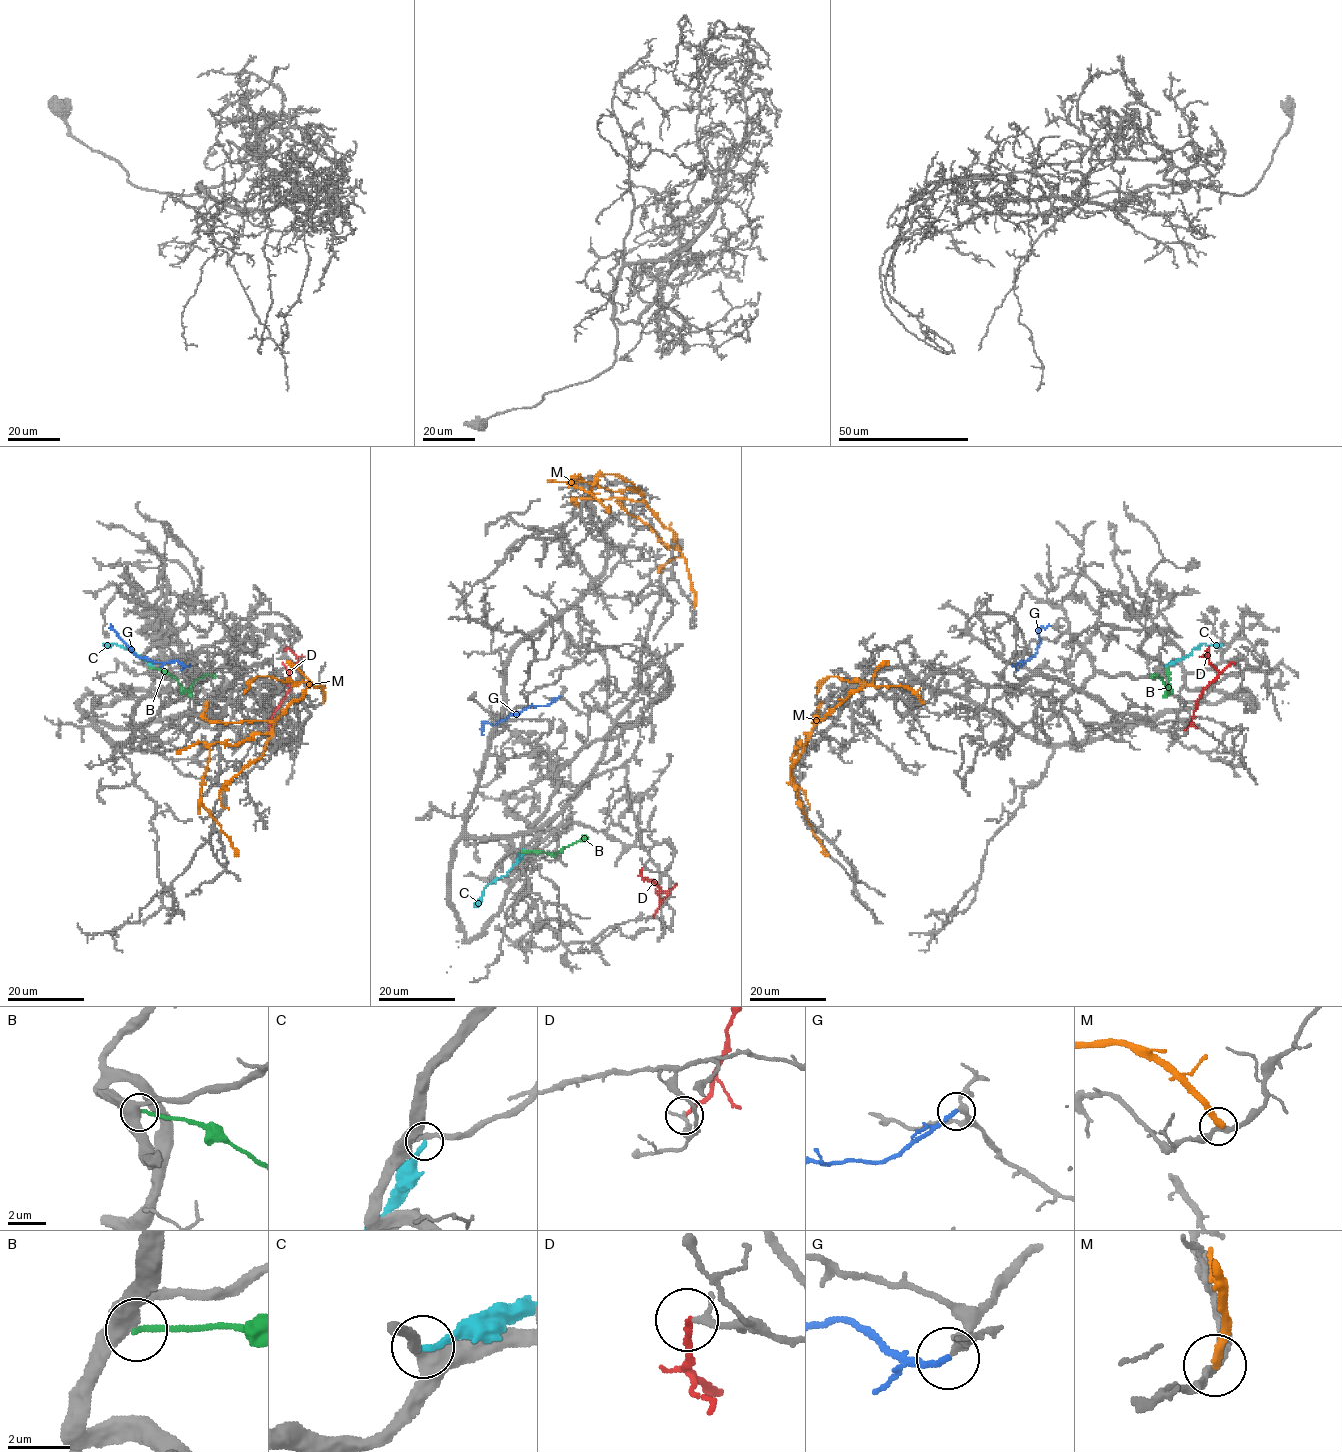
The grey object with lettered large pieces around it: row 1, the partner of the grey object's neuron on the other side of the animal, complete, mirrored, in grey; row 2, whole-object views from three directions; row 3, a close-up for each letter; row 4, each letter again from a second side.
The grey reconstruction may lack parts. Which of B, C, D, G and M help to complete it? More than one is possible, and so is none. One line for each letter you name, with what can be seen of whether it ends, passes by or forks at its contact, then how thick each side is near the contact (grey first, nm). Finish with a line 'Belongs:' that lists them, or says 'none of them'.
G: it ends | 240/200 nm
Belongs: G

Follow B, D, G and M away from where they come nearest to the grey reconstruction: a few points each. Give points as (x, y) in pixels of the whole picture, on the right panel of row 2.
B: (1168, 668), (1169, 690), (1157, 674), (1151, 677)
D: (1185, 729), (1190, 725), (1196, 700), (1219, 674), (1209, 662), (1208, 648), (1206, 650)
G: (1011, 666), (1036, 652), (1040, 642), (1037, 630), (1050, 626)
M: (922, 702), (903, 686), (865, 685), (804, 733), (804, 745), (798, 742), (791, 758), (793, 784), (827, 856)

